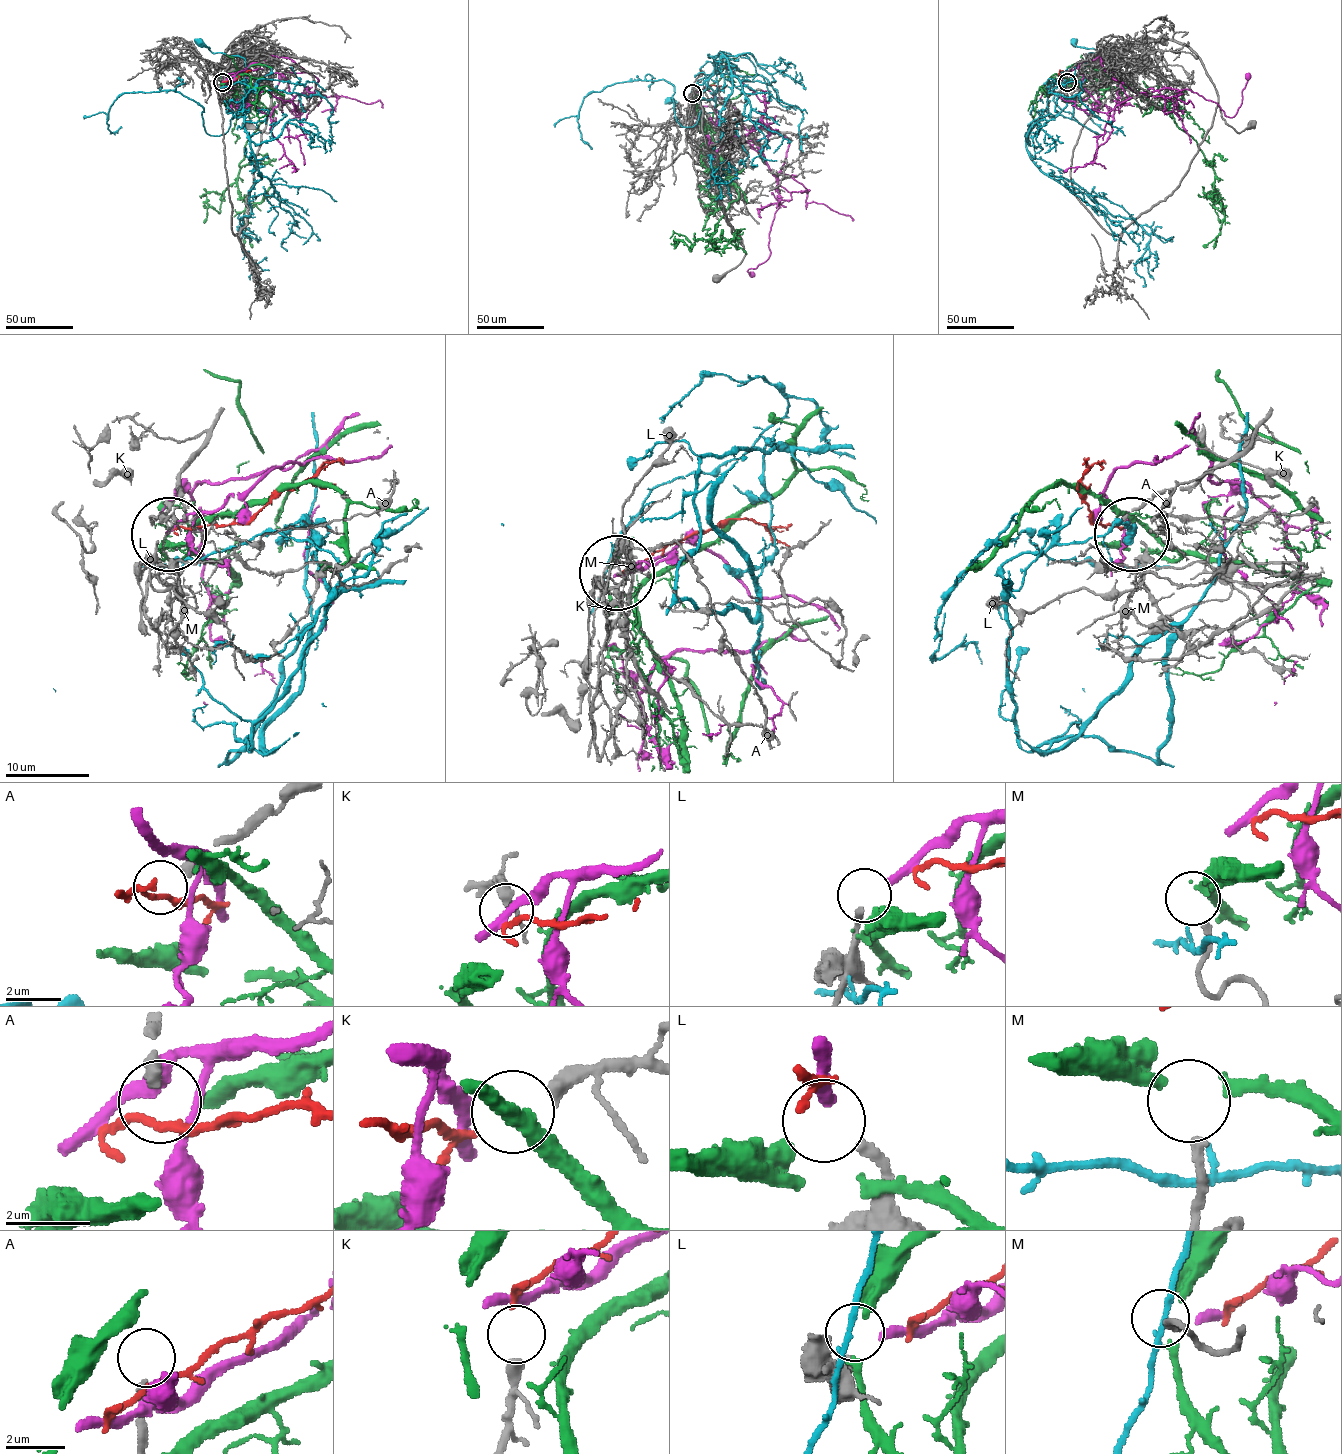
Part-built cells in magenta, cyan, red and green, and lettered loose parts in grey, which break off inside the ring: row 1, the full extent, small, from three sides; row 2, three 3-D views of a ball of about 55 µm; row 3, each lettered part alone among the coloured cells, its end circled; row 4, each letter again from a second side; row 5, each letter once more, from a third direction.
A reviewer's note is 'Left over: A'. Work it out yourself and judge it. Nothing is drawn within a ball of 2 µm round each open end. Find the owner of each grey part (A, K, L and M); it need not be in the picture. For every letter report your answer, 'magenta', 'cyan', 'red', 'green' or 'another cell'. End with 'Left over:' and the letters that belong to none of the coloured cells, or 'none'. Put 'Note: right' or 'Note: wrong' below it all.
A: another cell
K: red
L: magenta
M: green
Left over: A
Note: right

